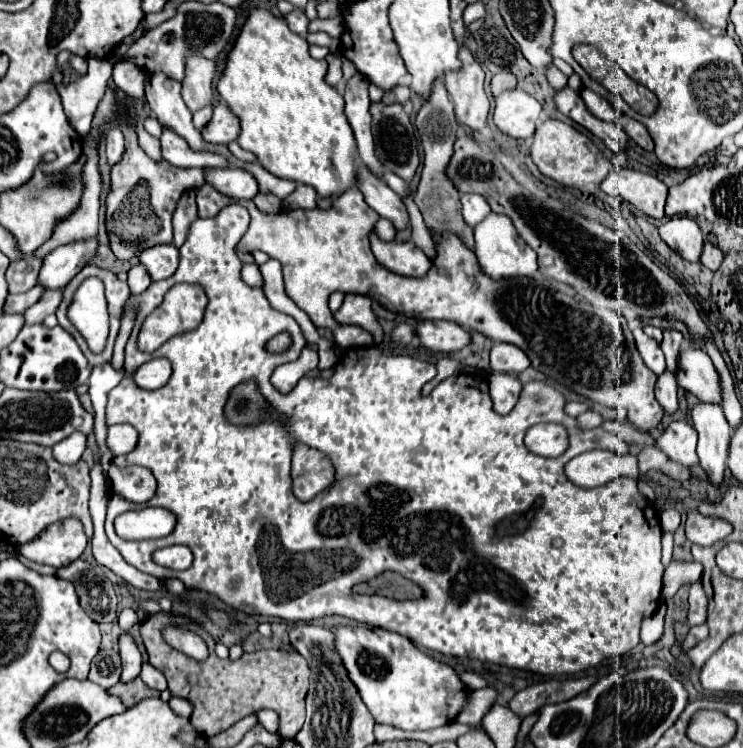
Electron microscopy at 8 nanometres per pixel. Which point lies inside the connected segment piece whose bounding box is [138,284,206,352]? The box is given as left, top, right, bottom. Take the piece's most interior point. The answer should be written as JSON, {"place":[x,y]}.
{"place":[183,306]}

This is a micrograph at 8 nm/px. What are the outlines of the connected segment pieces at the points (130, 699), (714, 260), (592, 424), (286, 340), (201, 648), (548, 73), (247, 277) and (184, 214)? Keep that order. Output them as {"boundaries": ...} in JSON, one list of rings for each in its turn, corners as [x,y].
{"boundaries":[[[[134,678],[130,682],[118,682],[116,686],[110,688],[110,694],[116,694],[122,698],[122,702],[126,702],[128,708],[136,706],[138,700],[144,700],[144,698],[158,698],[160,692],[148,688],[140,678]]],[[[706,240],[706,242],[704,242],[704,248],[702,248],[700,262],[702,262],[704,266],[708,266],[710,270],[718,270],[718,266],[720,266],[722,258],[724,258],[722,250],[720,250],[718,246],[714,246],[712,242],[708,242],[708,240]]],[[[588,410],[586,414],[580,414],[578,416],[578,424],[580,424],[580,428],[596,428],[596,426],[602,426],[604,424],[604,418],[598,412]]],[[[278,334],[274,336],[268,344],[266,344],[266,350],[270,354],[282,354],[284,350],[288,350],[292,344],[290,344],[290,336],[288,334]]],[[[166,628],[164,638],[166,638],[168,642],[172,642],[172,646],[174,646],[176,650],[180,650],[180,652],[196,658],[196,660],[204,660],[206,654],[208,654],[204,640],[202,640],[198,634],[190,632],[190,630]]],[[[550,64],[550,66],[544,68],[544,76],[546,76],[546,80],[548,80],[556,90],[564,88],[564,86],[566,86],[566,80],[568,80],[554,64]]],[[[242,264],[240,274],[248,286],[262,286],[262,274],[256,264]]],[[[182,194],[172,218],[174,226],[174,246],[182,246],[188,238],[190,222],[198,220],[198,210],[196,210],[196,194]]]]}

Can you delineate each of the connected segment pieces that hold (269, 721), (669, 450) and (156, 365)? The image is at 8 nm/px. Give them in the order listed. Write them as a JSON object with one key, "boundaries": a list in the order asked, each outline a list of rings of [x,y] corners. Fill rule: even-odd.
{"boundaries":[[[[258,710],[256,718],[266,730],[270,730],[270,732],[278,730],[278,716],[274,714],[274,710]]],[[[670,422],[664,434],[656,440],[656,446],[662,448],[672,460],[690,468],[698,464],[696,438],[698,434],[688,422]]],[[[154,358],[144,362],[144,370],[134,370],[132,380],[136,386],[144,390],[158,390],[168,382],[170,374],[172,374],[170,362],[166,362],[166,358]]]]}

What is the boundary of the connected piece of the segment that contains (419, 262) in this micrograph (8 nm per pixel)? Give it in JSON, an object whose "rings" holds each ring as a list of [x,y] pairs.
{"rings":[[[370,232],[370,246],[376,260],[400,276],[422,276],[430,268],[428,256],[414,242],[384,242],[376,232]]]}

